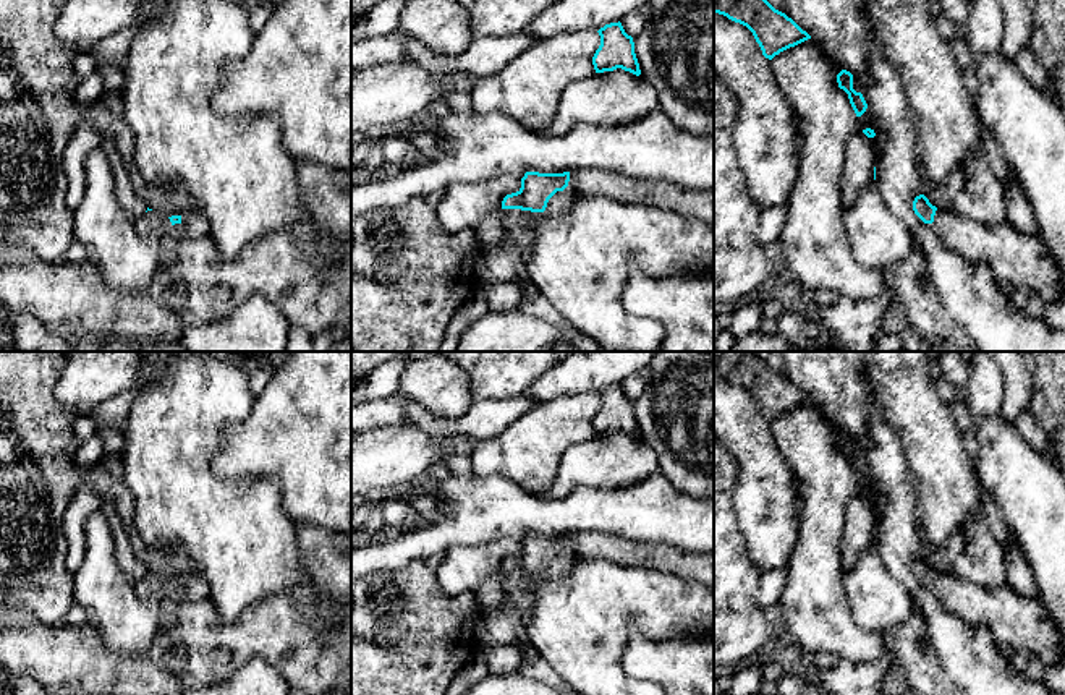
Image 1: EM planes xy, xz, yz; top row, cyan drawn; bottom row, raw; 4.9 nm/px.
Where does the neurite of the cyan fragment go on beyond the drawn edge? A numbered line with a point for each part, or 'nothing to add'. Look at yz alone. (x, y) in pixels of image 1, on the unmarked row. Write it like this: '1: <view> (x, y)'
1: yz (1017, 622)

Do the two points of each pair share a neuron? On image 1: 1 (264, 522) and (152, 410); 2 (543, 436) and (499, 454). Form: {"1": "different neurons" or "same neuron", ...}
{"1": "same neuron", "2": "same neuron"}

